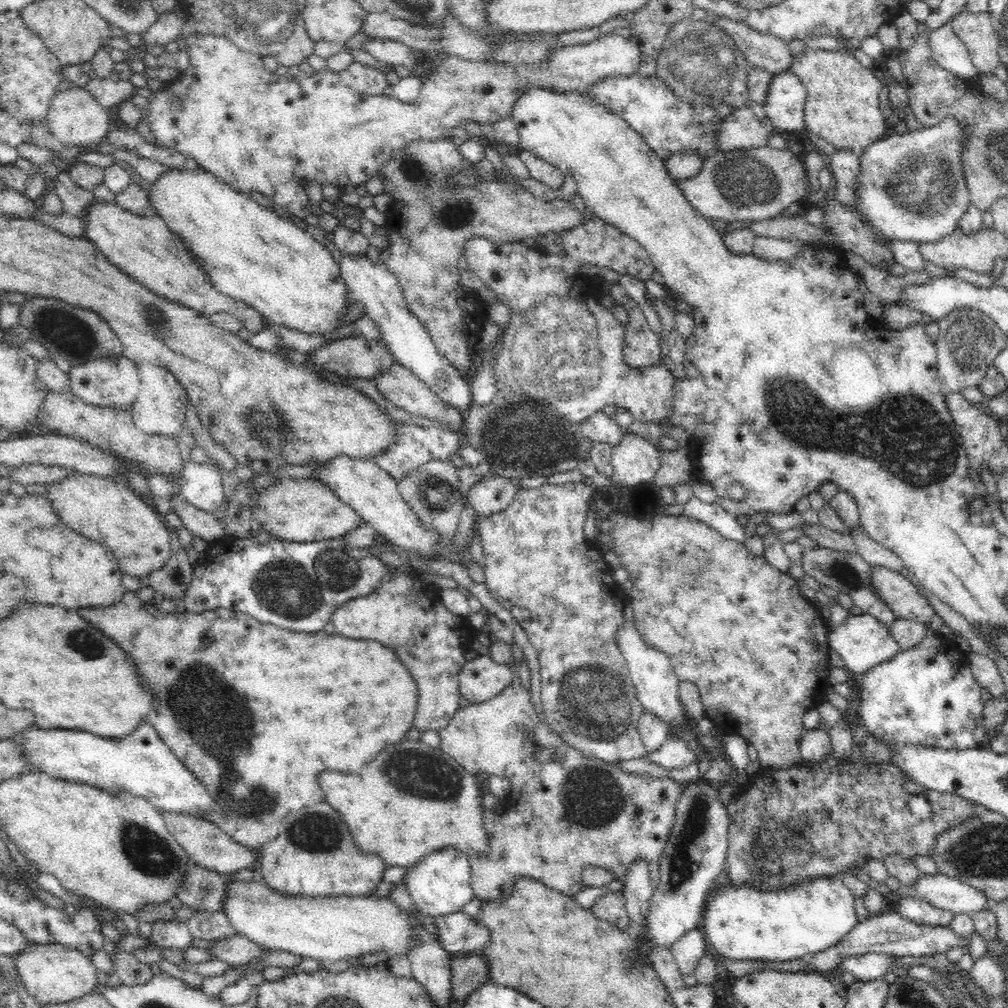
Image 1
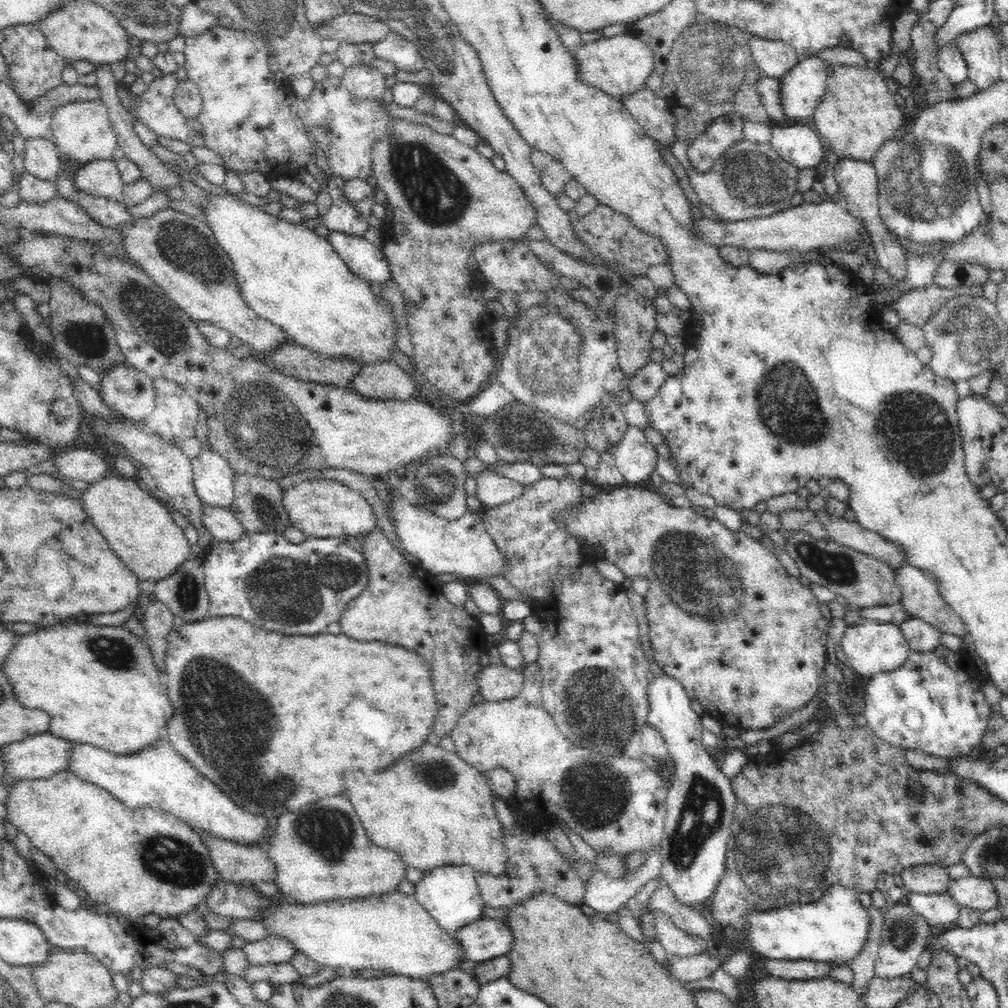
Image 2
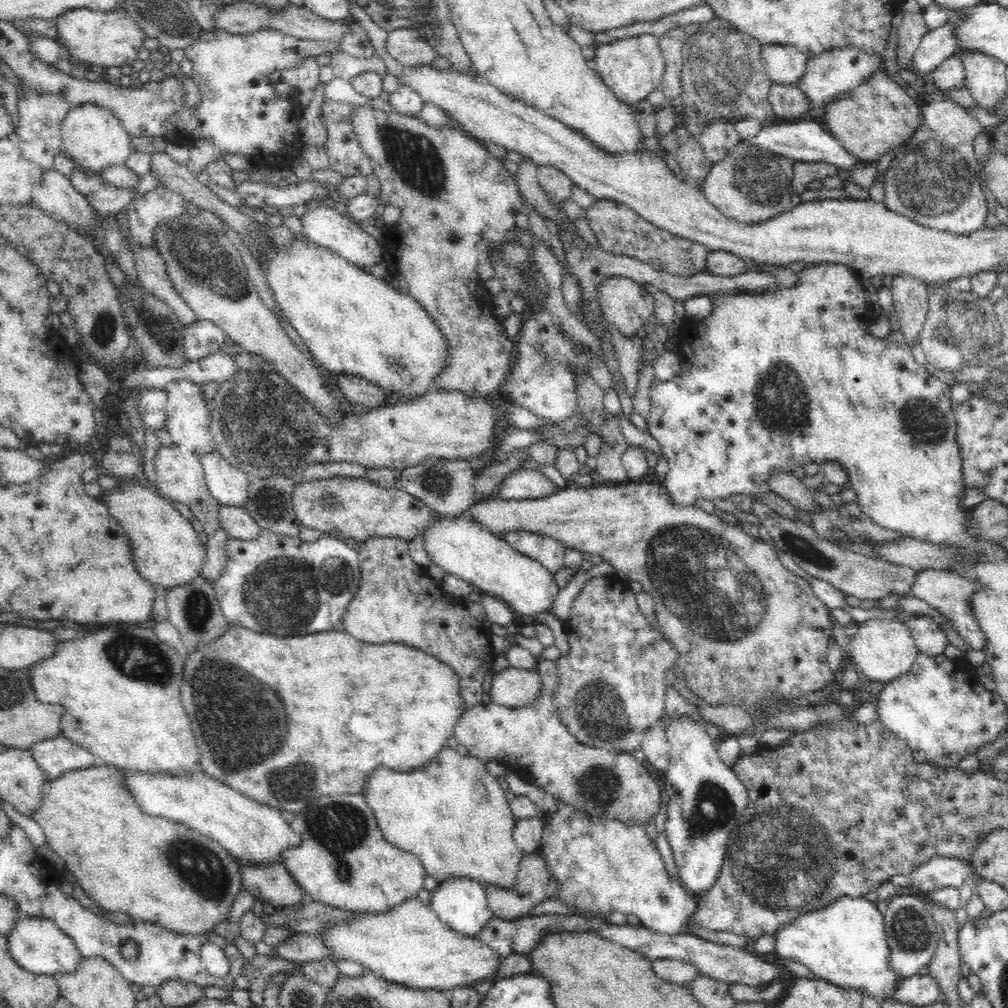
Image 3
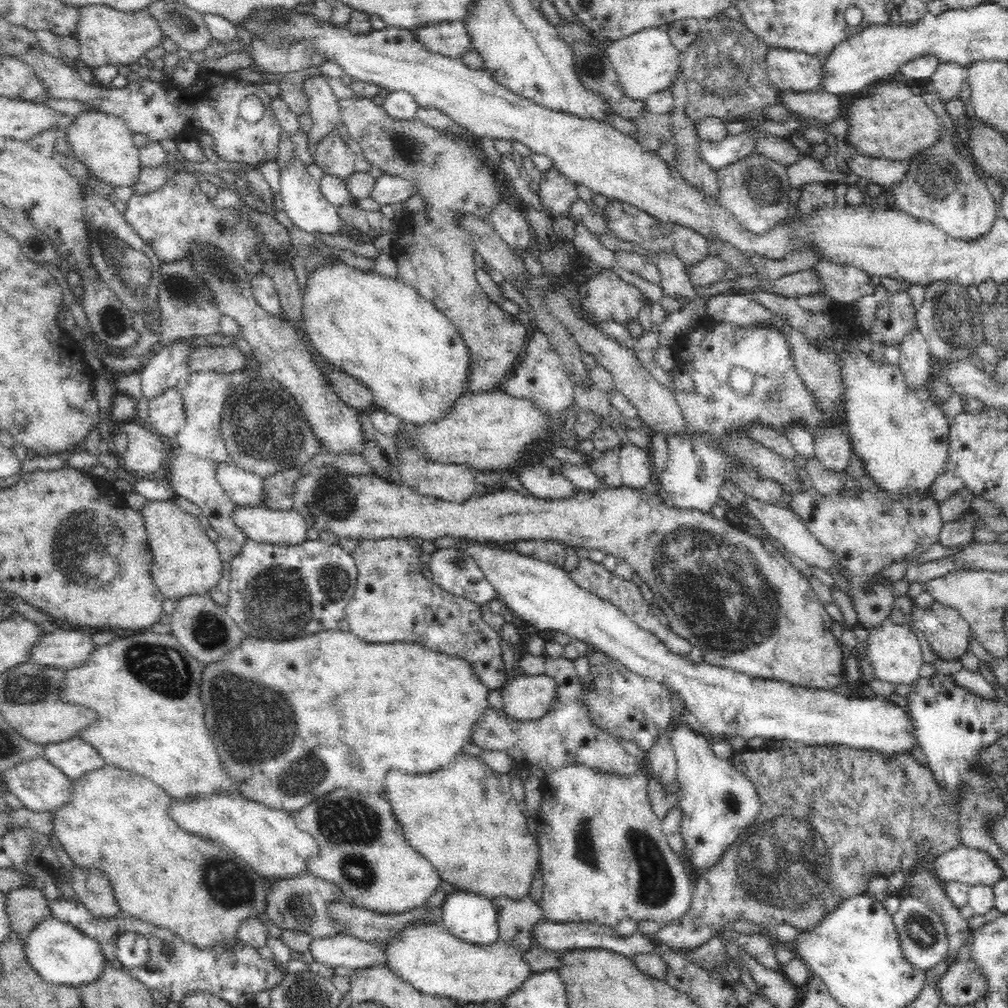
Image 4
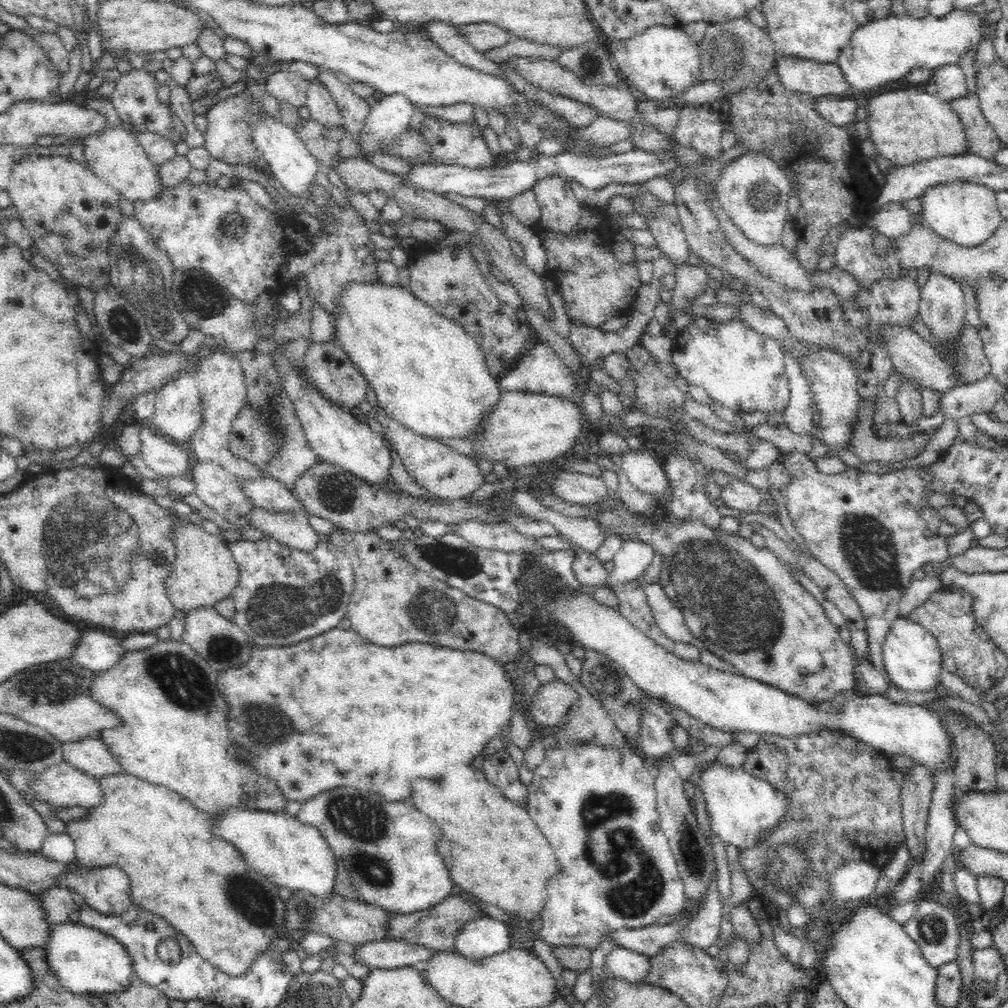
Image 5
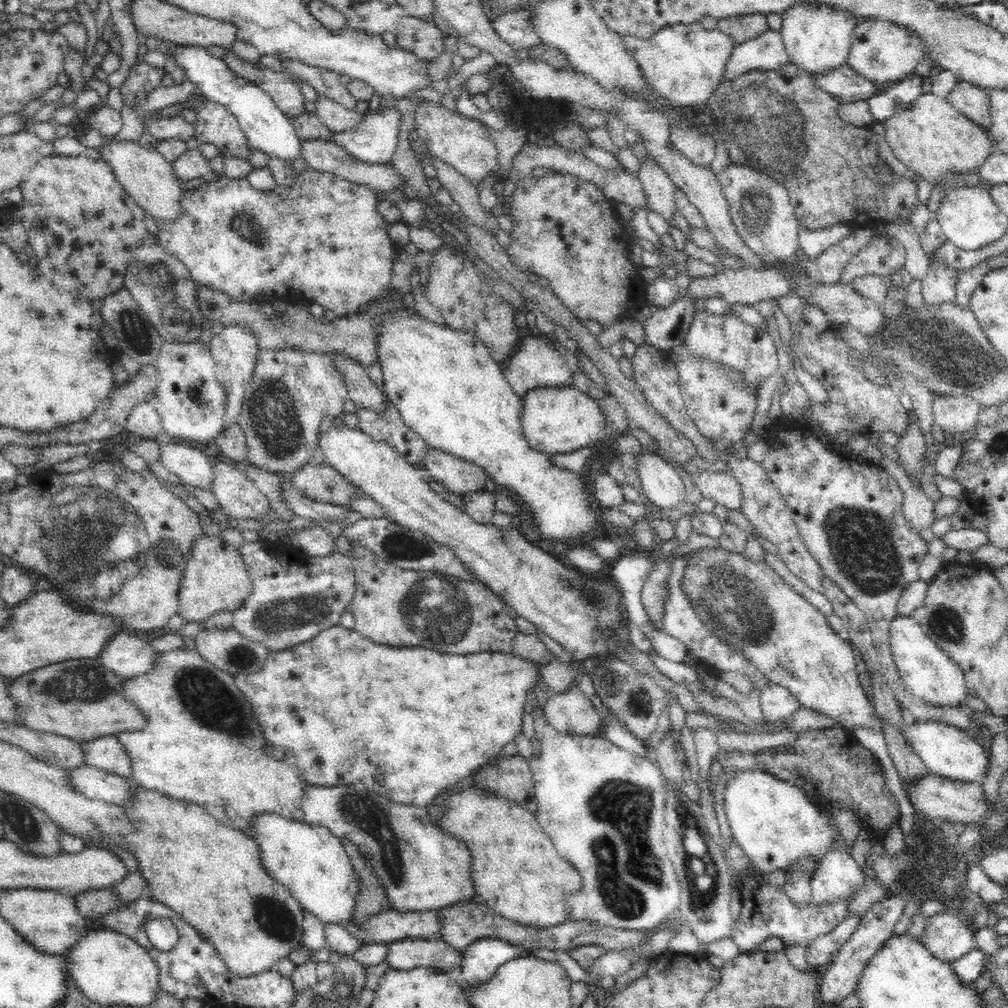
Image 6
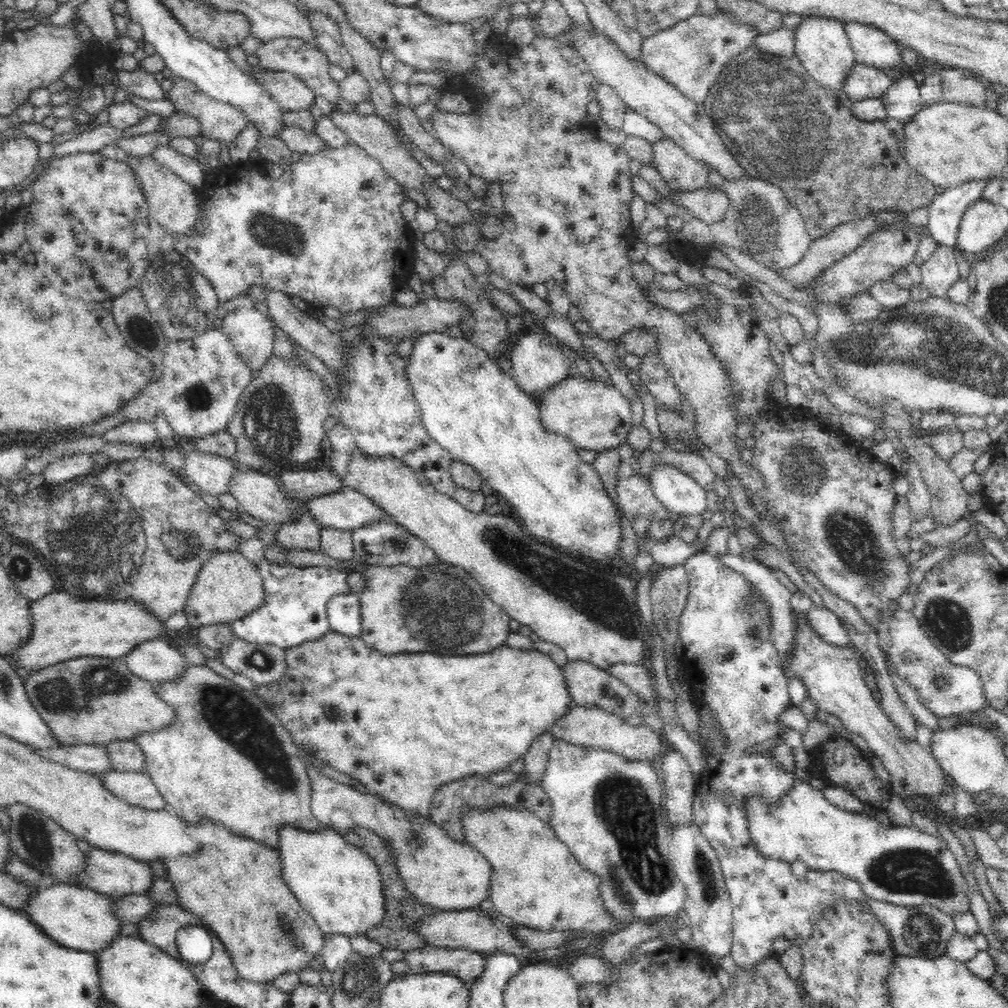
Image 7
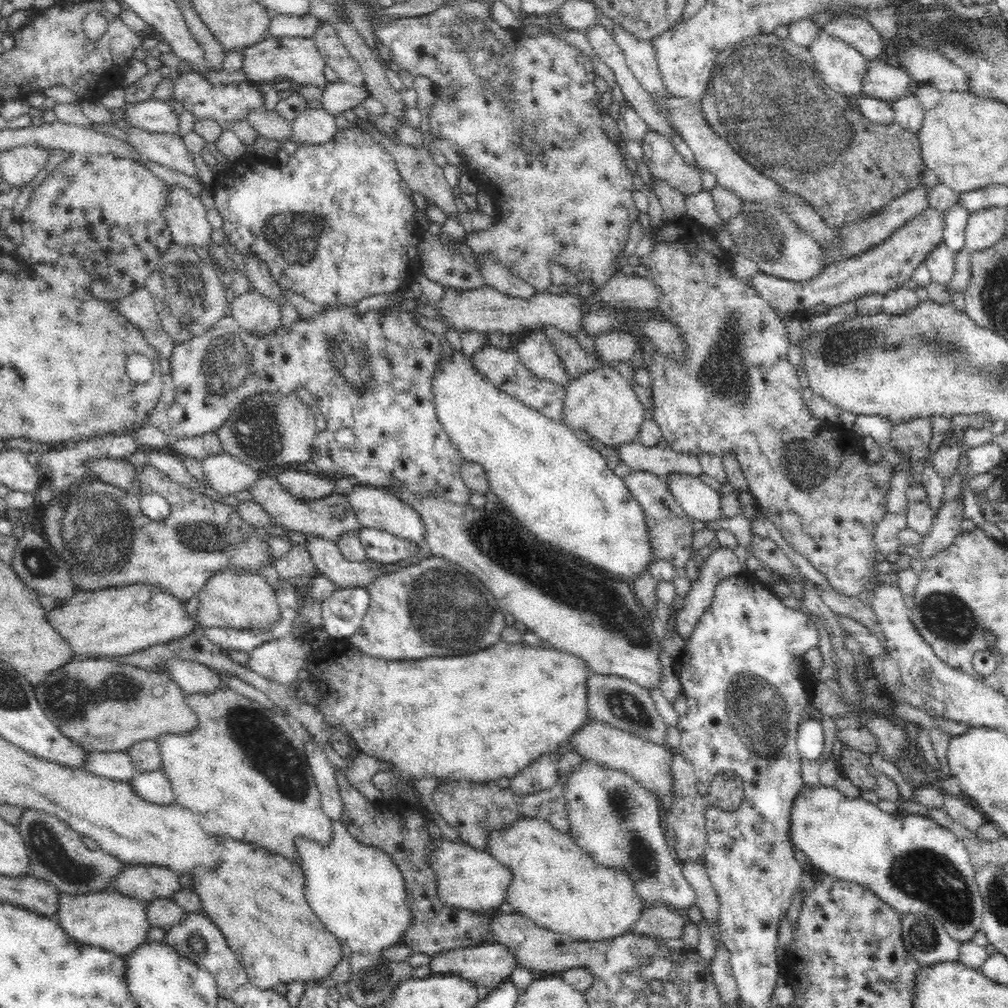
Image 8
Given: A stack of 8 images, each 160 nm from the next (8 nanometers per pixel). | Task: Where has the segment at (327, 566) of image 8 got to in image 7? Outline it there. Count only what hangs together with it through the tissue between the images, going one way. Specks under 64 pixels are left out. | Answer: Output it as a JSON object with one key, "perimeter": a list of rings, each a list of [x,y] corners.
{"perimeter":[[[298,513],[291,521],[277,524],[273,535],[279,546],[323,553],[320,548],[319,527],[308,513]]]}

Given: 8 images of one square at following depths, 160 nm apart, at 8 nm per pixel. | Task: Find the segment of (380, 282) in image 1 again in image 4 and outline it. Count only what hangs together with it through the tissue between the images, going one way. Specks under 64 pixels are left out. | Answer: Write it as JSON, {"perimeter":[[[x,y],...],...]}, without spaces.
{"perimeter":[[[296,160],[294,164],[290,164],[288,168],[282,170],[280,184],[282,184],[280,192],[282,192],[284,210],[298,229],[310,232],[317,238],[319,238],[319,234],[342,234],[343,221],[340,218],[339,207],[331,204],[328,199],[323,197],[320,191],[320,182],[306,174],[304,164],[300,160]]]}

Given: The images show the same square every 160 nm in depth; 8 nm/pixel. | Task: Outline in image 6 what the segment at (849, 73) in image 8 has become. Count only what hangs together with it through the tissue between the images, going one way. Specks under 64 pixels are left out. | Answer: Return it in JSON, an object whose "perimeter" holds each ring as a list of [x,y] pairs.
{"perimeter":[[[798,3],[780,16],[780,34],[790,63],[812,75],[847,64],[853,30],[860,20],[852,18],[846,11],[822,3]]]}

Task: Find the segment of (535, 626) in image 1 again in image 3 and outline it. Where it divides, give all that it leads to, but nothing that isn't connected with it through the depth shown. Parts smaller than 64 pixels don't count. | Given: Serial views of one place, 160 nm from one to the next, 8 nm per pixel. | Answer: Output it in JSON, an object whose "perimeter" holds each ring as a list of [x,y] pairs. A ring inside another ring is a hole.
{"perimeter":[[[512,531],[500,536],[516,549],[516,552],[538,560],[548,572],[558,572],[564,568],[567,546],[550,536],[530,531]],[[602,575],[590,578],[585,582],[584,587],[581,589],[580,594],[577,596],[579,601],[572,601],[570,617],[572,624],[564,624],[563,628],[566,633],[566,642],[570,651],[568,654],[562,654],[556,660],[556,670],[558,670],[558,686],[555,692],[555,704],[559,708],[560,716],[563,717],[564,725],[568,728],[568,733],[580,740],[582,744],[593,746],[594,748],[608,749],[608,750],[621,750],[622,752],[628,751],[632,753],[634,750],[641,748],[642,741],[646,732],[662,718],[663,713],[667,711],[667,706],[670,704],[668,697],[668,688],[666,676],[668,671],[676,668],[676,660],[680,658],[679,652],[673,647],[672,642],[668,642],[663,633],[660,632],[655,615],[644,617],[638,609],[636,603],[636,594],[630,591],[627,582],[616,577],[615,575]]]}

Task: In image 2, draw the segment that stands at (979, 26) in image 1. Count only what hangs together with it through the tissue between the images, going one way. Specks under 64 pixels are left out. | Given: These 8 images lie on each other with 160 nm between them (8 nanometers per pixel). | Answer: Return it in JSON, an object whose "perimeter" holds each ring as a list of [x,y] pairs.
{"perimeter":[[[989,25],[960,34],[955,38],[955,43],[968,63],[968,79],[976,84],[978,91],[983,91],[1002,80],[1000,44]]]}

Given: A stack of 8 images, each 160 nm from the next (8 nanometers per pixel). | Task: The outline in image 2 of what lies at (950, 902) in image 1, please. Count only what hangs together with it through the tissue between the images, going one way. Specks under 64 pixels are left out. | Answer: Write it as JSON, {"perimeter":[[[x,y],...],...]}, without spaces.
{"perimeter":[[[976,876],[952,879],[943,894],[951,896],[957,906],[981,912],[997,908],[999,901],[992,880]]]}

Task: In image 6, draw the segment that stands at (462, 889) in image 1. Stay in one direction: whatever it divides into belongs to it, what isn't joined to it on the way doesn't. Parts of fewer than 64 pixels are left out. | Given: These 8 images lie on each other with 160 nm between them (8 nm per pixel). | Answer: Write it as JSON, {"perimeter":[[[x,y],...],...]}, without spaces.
{"perimeter":[[[487,938],[472,942],[462,953],[465,986],[478,987],[487,983],[501,964],[518,957],[519,951],[506,940]]]}

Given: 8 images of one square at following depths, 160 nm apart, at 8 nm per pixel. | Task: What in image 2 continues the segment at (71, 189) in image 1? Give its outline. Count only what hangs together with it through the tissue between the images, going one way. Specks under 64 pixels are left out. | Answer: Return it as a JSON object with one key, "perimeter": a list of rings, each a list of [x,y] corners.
{"perimeter":[[[79,189],[76,190],[74,202],[76,202],[78,207],[82,207],[82,211],[92,221],[96,221],[102,227],[120,227],[124,226],[124,224],[132,224],[132,222],[138,220],[128,212],[128,208],[121,202],[93,196]]]}

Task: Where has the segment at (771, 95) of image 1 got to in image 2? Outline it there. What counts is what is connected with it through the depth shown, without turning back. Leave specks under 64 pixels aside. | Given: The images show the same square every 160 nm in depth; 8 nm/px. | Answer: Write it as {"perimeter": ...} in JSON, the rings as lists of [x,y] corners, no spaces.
{"perimeter":[[[816,56],[798,61],[779,81],[779,98],[785,118],[804,122],[813,116],[826,92],[827,72],[831,65]]]}

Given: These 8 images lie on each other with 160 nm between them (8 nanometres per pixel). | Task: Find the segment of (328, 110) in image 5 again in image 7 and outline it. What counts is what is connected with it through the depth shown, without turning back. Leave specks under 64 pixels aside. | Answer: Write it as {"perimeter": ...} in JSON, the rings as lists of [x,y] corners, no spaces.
{"perimeter":[[[334,109],[329,115],[333,124],[341,128],[349,140],[363,148],[372,158],[375,158],[391,178],[394,178],[399,184],[408,189],[418,192],[424,192],[426,186],[436,184],[436,179],[432,179],[410,153],[406,150],[394,136],[393,130],[386,121],[383,121],[376,114],[361,116],[358,112],[342,112],[340,109]]]}

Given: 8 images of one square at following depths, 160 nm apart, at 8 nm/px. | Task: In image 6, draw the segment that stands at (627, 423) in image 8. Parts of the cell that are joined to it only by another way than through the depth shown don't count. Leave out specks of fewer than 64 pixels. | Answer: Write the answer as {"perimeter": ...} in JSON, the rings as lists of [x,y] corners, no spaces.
{"perimeter":[[[573,385],[535,388],[522,397],[523,435],[528,444],[540,452],[574,452],[588,444],[600,444],[610,436],[610,427],[605,424],[601,400],[580,392]]]}

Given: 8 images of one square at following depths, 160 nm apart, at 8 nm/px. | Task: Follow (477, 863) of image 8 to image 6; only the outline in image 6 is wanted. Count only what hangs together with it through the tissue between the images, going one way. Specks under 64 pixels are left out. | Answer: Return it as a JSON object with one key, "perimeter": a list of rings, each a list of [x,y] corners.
{"perimeter":[[[312,784],[304,788],[302,808],[307,825],[320,825],[328,828],[336,838],[340,838],[341,840],[347,838],[359,848],[359,852],[362,852],[364,857],[367,857],[367,863],[371,865],[375,875],[379,876],[379,883],[383,884],[383,887],[387,889],[387,899],[391,902],[392,910],[398,912],[437,911],[438,909],[459,903],[460,901],[473,900],[475,885],[474,880],[471,880],[471,852],[468,850],[467,845],[461,840],[458,840],[454,835],[442,831],[442,829],[432,824],[426,807],[412,807],[404,804],[396,804],[359,784],[340,786]]]}

